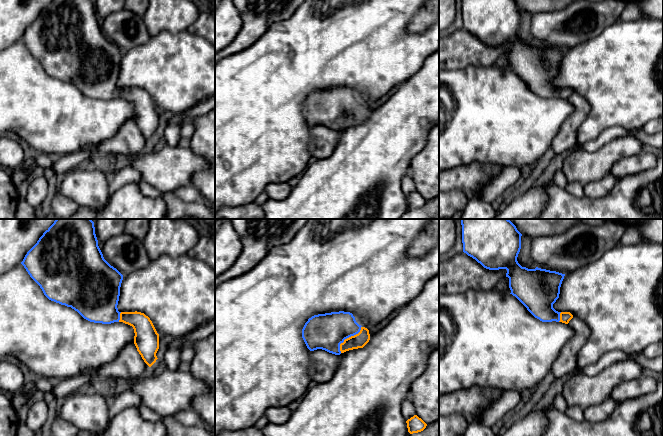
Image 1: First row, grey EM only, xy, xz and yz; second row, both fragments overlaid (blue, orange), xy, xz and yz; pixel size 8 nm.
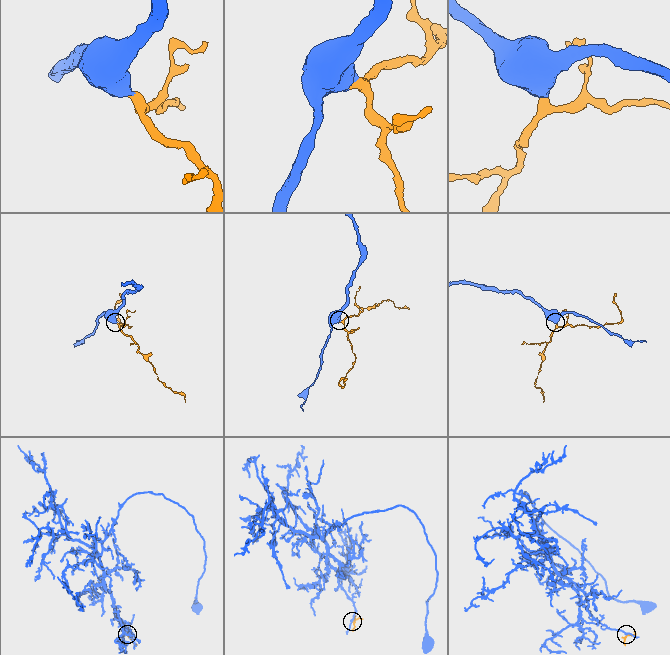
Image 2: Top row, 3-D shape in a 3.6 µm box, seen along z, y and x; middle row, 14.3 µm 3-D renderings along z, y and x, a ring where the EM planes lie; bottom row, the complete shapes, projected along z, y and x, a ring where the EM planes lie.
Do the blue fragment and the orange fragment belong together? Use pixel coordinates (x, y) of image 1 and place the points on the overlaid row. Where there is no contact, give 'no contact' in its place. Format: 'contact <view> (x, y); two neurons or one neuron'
contact xz (348, 337); one neuron

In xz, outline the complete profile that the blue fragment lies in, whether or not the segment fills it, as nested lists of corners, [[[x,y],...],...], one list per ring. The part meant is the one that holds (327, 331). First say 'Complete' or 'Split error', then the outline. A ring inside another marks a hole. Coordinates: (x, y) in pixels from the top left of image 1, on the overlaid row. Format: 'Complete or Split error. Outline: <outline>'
Split error. Outline: [[[350,312],[314,315],[302,329],[302,338],[310,351],[317,349],[340,355],[363,348],[370,340],[369,330],[359,325]]]

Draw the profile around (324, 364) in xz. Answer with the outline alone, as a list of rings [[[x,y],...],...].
[[[322,349],[312,351],[311,378],[313,384],[326,383],[327,381],[329,381],[333,377],[339,361],[340,355],[335,355]]]

